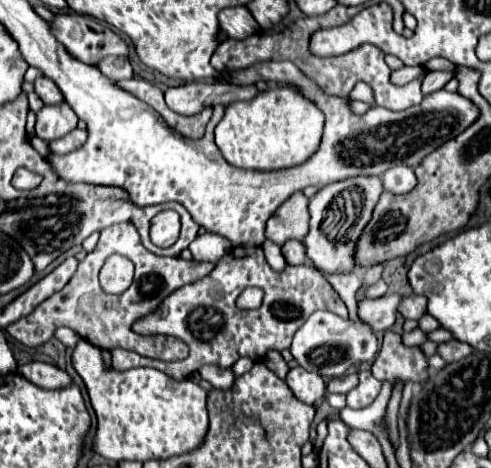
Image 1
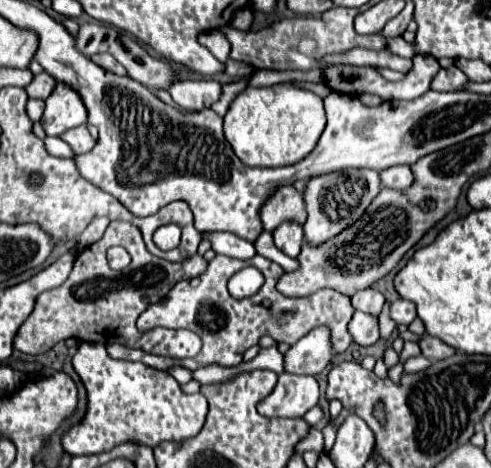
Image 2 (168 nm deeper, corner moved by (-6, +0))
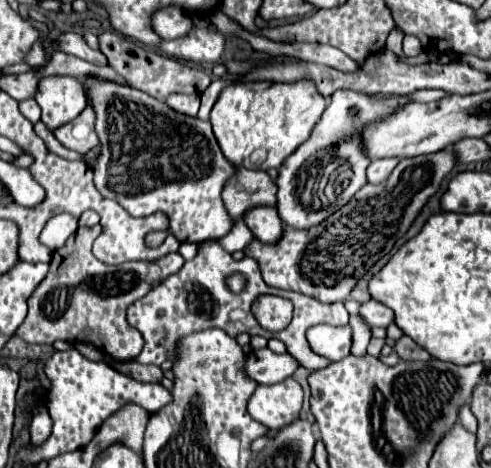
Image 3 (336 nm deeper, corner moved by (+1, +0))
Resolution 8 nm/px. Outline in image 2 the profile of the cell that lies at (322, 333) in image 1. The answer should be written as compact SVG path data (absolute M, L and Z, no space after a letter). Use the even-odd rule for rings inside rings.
M327 325L315 327L285 353L285 371L295 375L319 375L333 359L331 331Z

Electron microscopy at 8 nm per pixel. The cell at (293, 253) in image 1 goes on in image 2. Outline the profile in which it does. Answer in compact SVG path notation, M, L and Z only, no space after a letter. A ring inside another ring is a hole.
M283 223L275 229L275 245L289 257L297 257L303 247L303 227L295 223Z

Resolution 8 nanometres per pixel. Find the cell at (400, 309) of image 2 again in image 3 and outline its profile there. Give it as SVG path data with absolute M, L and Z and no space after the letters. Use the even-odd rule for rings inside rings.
M372 299L360 305L360 315L370 327L388 327L392 323L392 311Z

